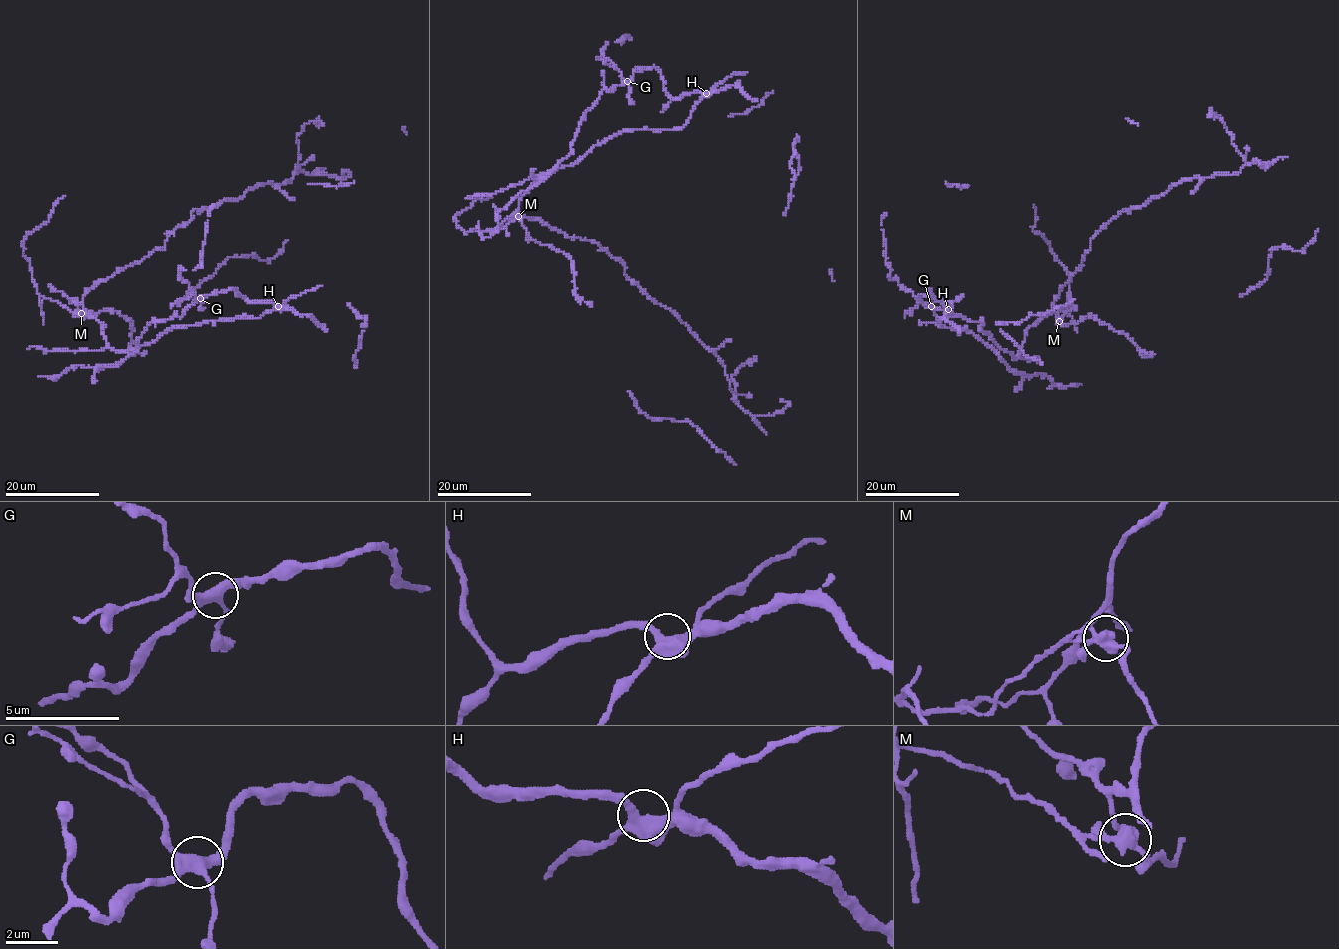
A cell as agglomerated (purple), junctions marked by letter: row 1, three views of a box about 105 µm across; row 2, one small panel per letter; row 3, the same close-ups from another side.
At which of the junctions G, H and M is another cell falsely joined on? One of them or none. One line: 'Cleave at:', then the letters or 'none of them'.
Cleave at: M

